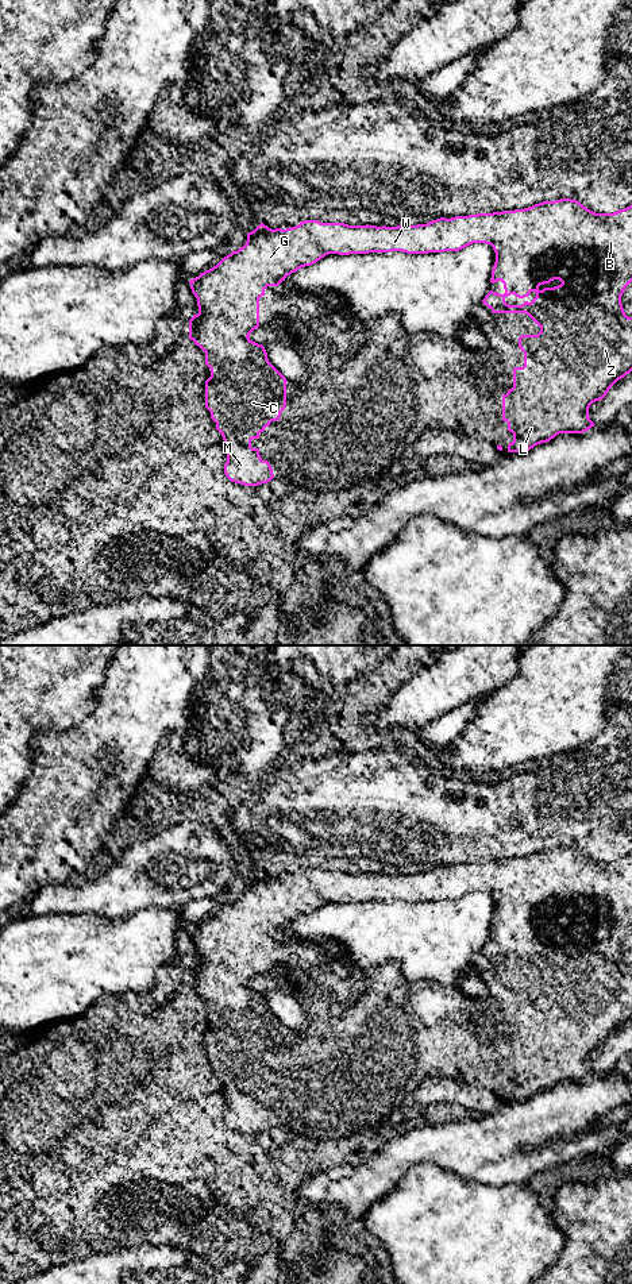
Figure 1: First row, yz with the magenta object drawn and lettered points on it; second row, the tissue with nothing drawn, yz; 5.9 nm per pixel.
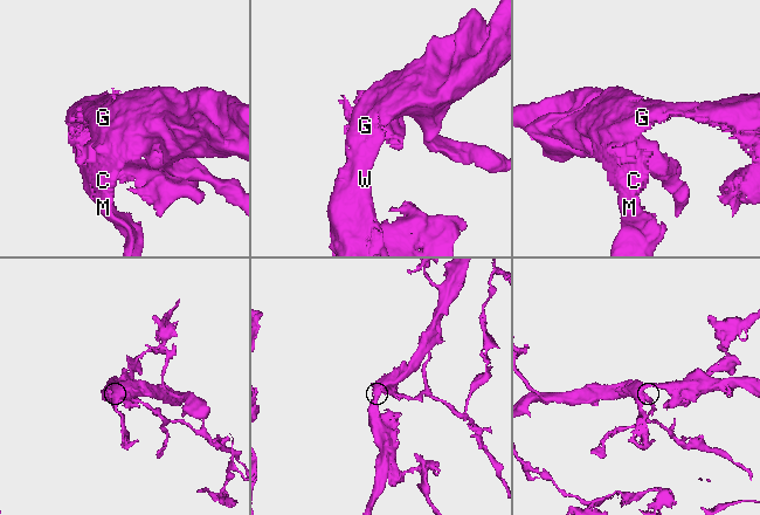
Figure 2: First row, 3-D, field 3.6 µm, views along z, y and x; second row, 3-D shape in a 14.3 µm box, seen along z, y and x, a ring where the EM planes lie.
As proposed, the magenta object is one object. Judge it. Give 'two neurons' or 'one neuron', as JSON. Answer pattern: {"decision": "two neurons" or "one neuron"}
{"decision": "one neuron"}

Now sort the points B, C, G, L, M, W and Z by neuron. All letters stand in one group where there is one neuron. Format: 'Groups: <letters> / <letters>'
Groups: B C G L M W Z

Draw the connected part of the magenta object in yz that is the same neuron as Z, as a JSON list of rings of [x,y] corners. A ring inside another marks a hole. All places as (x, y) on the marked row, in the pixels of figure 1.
[[[560,198],[524,209],[440,217],[427,224],[397,227],[305,220],[286,230],[271,230],[261,223],[247,234],[243,247],[189,281],[199,306],[199,313],[189,320],[189,339],[205,352],[205,365],[211,369],[211,377],[205,381],[205,408],[226,443],[226,477],[244,486],[258,486],[274,478],[270,463],[261,458],[258,448],[251,447],[251,440],[259,439],[259,433],[271,421],[280,420],[286,406],[286,378],[269,362],[265,347],[248,338],[259,327],[259,298],[265,296],[267,286],[278,286],[292,273],[316,263],[328,254],[390,251],[428,254],[459,251],[473,243],[493,247],[496,262],[490,282],[501,281],[505,289],[504,294],[490,290],[482,302],[493,313],[525,313],[540,327],[537,335],[519,338],[524,366],[513,369],[513,387],[502,396],[502,420],[513,433],[508,452],[525,452],[559,433],[583,433],[594,427],[589,417],[590,405],[602,400],[618,379],[632,371],[632,317],[625,315],[621,304],[621,296],[632,282],[632,205],[613,213],[596,213],[577,200]],[[531,292],[536,293],[531,302],[525,301],[521,305],[505,302],[510,294],[524,298]]]

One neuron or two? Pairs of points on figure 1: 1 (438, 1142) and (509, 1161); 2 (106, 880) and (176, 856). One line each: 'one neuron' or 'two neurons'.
1: one neuron
2: one neuron

